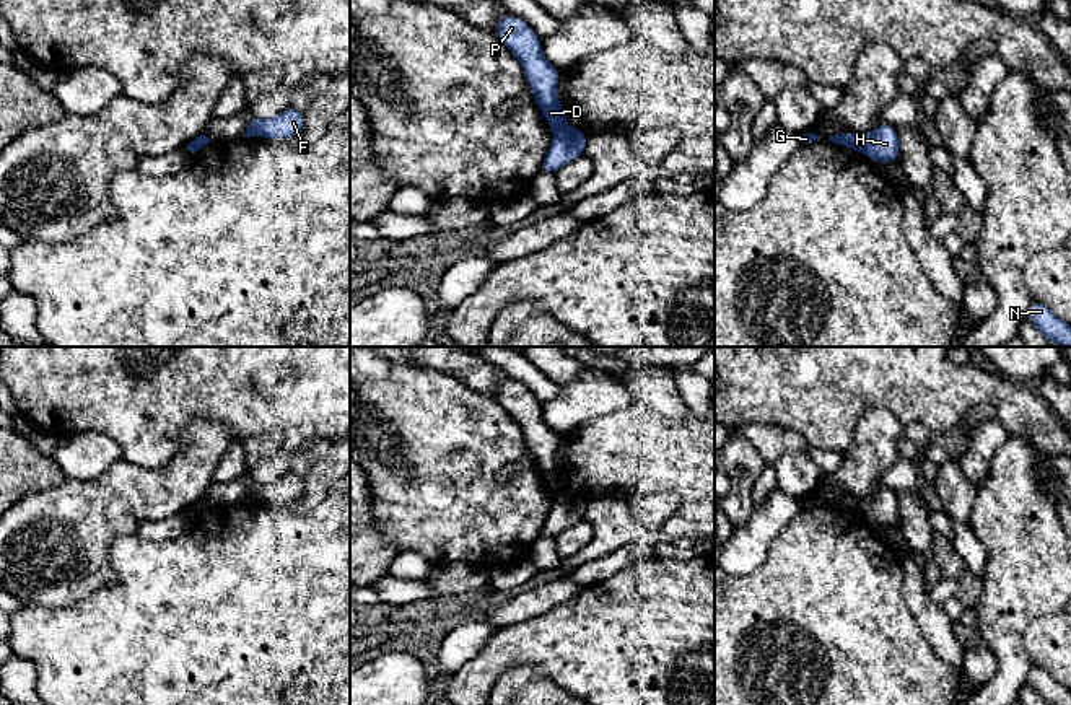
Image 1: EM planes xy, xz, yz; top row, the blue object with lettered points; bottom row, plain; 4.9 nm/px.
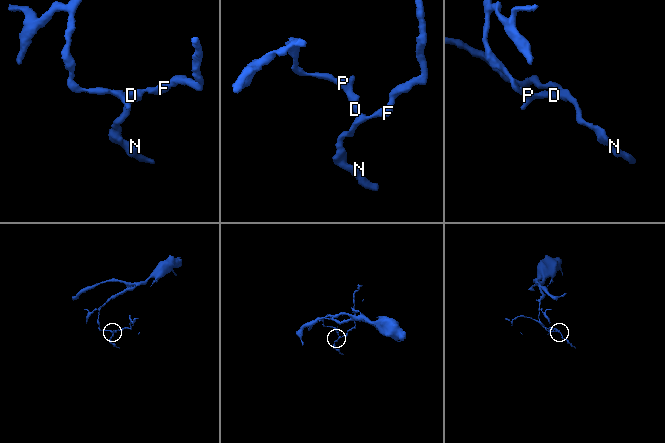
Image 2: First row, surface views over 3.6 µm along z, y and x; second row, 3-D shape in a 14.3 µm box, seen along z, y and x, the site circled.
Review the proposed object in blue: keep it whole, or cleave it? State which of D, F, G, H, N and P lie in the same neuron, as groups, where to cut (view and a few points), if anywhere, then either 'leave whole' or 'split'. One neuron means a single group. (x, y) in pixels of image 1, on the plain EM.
D G P / F H N | xz (565, 489), (554, 495) | split

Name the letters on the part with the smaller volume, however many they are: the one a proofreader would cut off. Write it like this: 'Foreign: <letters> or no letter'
Foreign: F, H, N

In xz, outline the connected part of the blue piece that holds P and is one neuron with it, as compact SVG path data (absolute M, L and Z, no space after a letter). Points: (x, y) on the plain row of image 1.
M505 381L495 388L495 401L521 427L536 469L547 488L555 495L566 490L563 472L557 462L560 436L542 418L542 404L518 381Z

